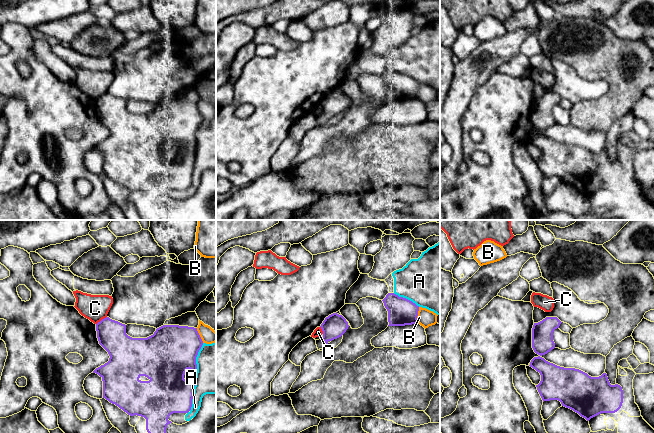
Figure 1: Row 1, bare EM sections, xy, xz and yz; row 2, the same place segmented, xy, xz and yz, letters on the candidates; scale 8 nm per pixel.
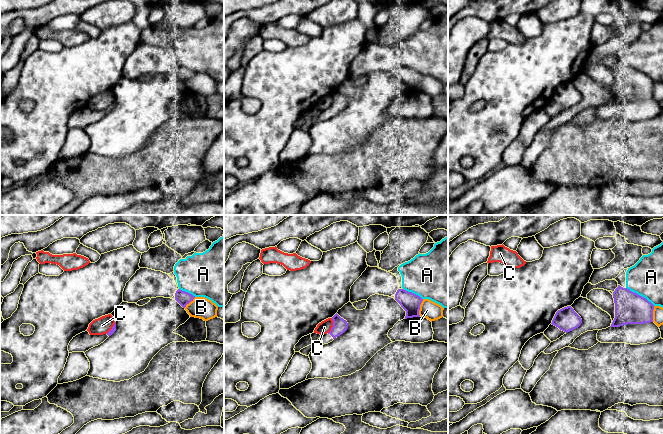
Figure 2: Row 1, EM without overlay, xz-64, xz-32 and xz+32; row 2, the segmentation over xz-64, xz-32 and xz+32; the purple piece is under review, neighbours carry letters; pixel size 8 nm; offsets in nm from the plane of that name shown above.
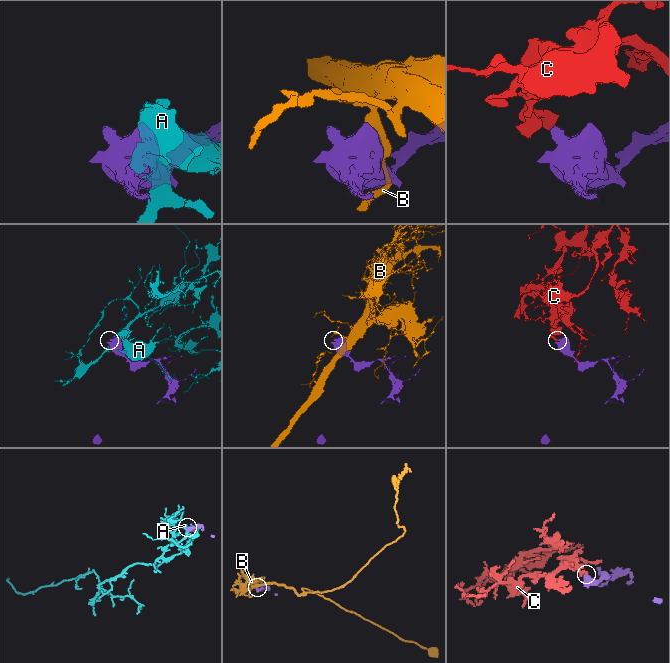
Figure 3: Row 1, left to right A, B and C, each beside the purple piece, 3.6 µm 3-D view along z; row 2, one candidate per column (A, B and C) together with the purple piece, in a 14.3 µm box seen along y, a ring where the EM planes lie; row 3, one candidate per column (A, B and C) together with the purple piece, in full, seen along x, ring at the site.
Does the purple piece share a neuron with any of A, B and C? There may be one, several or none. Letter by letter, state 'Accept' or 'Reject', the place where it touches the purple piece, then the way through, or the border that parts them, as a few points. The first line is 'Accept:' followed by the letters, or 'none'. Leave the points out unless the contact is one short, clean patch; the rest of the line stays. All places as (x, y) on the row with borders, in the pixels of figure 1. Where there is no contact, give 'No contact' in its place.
Accept: none
A: Reject. Touches purple at xy (194, 378)
B: Reject. Touches purple at xz (417, 315)
C: Reject. Touches purple at xy (102, 319). Boundary: xy (106, 316), (96, 324)

